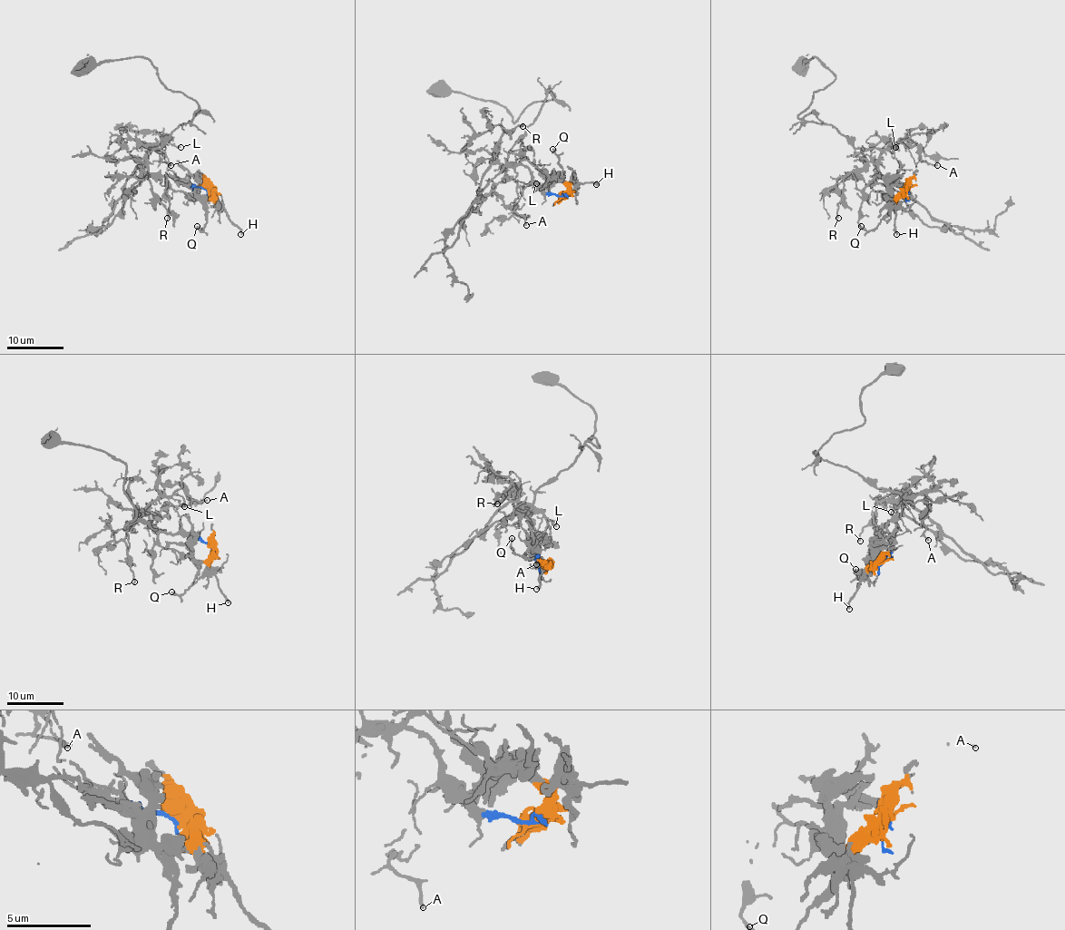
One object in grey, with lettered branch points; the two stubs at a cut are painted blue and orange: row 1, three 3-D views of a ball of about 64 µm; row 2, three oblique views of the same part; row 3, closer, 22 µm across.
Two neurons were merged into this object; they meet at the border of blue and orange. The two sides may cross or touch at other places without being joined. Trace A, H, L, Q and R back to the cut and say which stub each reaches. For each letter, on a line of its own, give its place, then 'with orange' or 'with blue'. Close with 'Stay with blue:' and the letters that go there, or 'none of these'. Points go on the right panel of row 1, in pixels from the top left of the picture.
A: place (937, 165); with blue
H: place (896, 234); with orange
L: place (895, 147); with blue
Q: place (861, 226); with orange
R: place (838, 218); with blue
Stay with blue: A, L, R

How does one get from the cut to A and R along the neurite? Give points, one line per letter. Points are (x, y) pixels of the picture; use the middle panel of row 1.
A: (563, 196), (548, 194), (531, 183), (522, 191), (521, 181), (503, 179), (494, 191), (514, 208), (526, 225)
R: (563, 196), (549, 194), (524, 166), (502, 164), (496, 158), (498, 141), (504, 131), (523, 126)

